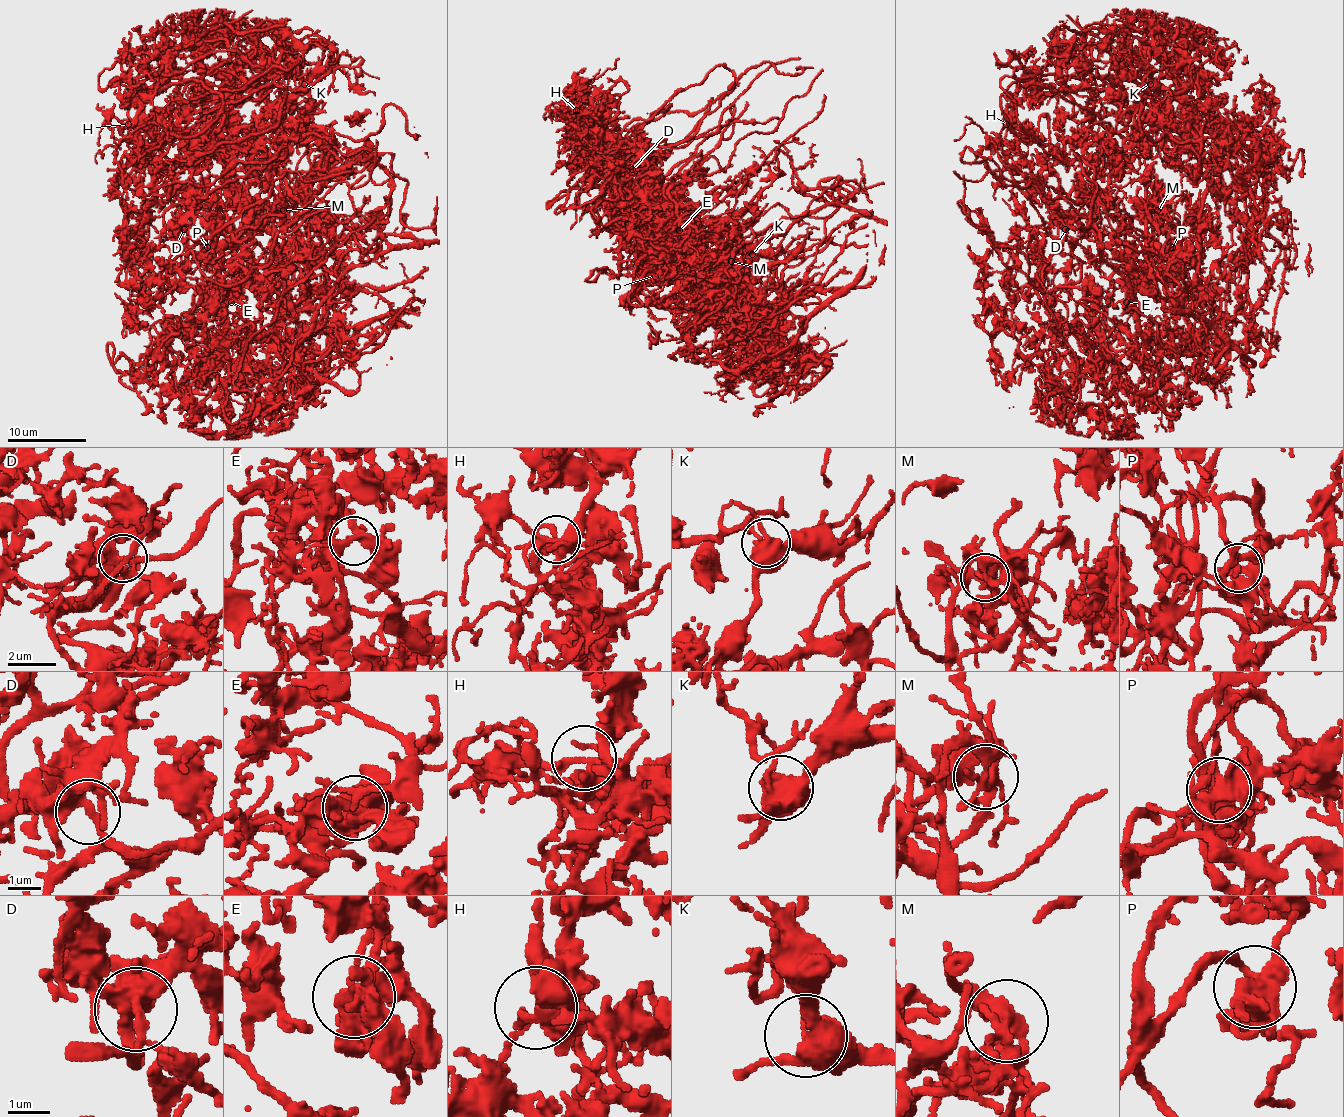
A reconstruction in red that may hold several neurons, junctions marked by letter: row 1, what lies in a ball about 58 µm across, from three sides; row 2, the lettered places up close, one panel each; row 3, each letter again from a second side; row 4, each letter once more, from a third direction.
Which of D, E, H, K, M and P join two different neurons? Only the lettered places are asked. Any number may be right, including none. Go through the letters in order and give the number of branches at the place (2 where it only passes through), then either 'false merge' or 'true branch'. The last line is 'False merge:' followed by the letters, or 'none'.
D: 3 | true branch
E: 3 | true branch
H: 4 | true branch
K: 4 | true branch
M: 3 | false merge
P: 3 | true branch
False merge: M

